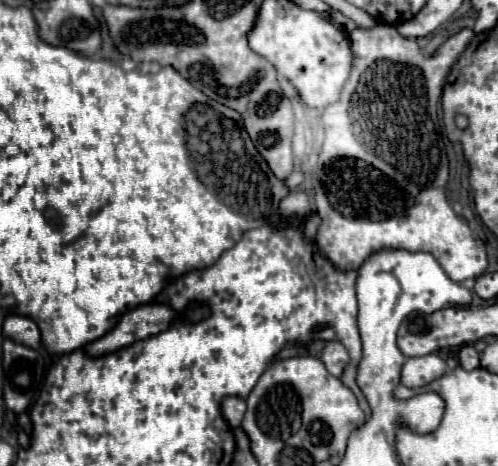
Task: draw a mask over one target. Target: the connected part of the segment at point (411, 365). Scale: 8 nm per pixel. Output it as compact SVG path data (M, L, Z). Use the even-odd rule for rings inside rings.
M438 354L408 358L402 368L402 384L408 388L422 388L446 374L446 362Z

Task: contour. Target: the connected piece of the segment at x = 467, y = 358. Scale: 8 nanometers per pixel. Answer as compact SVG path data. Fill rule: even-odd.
M470 344L462 346L460 352L458 352L458 362L460 362L460 366L462 366L464 370L474 370L474 368L478 368L478 366L480 366L480 364L478 364L478 352L474 350L474 346L470 346Z

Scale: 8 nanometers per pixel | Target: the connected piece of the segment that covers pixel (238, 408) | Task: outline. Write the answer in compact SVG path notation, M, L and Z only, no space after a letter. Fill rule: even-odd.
M238 396L226 397L226 400L222 401L221 409L224 412L224 418L230 422L230 426L236 428L236 424L240 424L244 418L246 402L244 398Z

